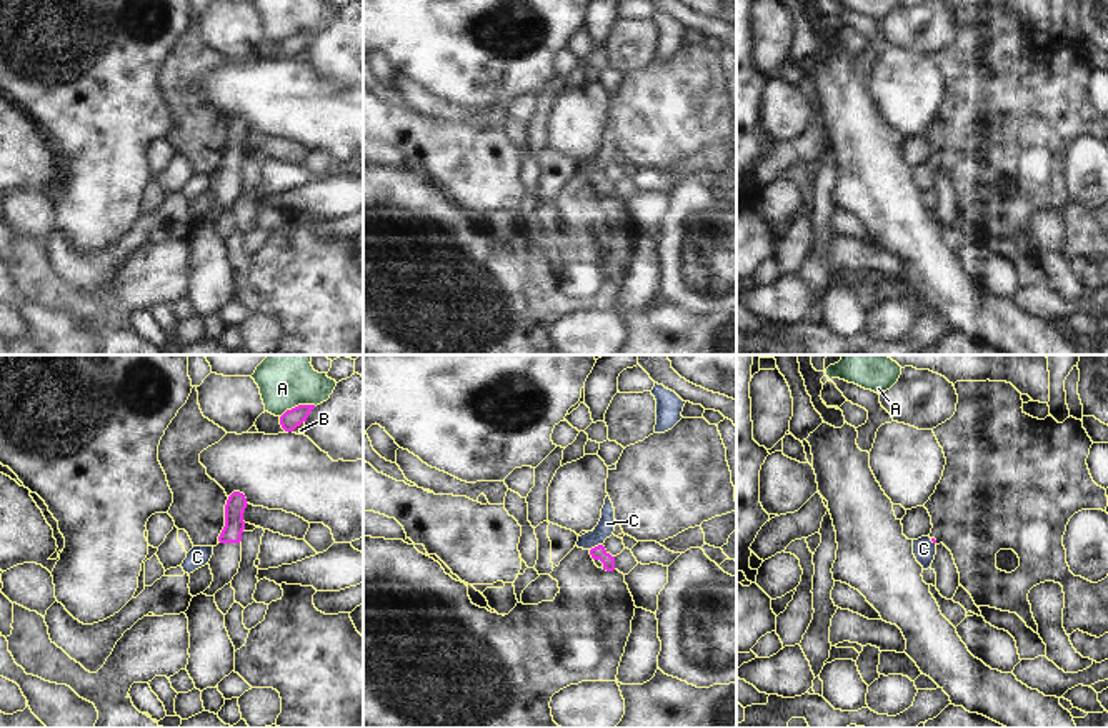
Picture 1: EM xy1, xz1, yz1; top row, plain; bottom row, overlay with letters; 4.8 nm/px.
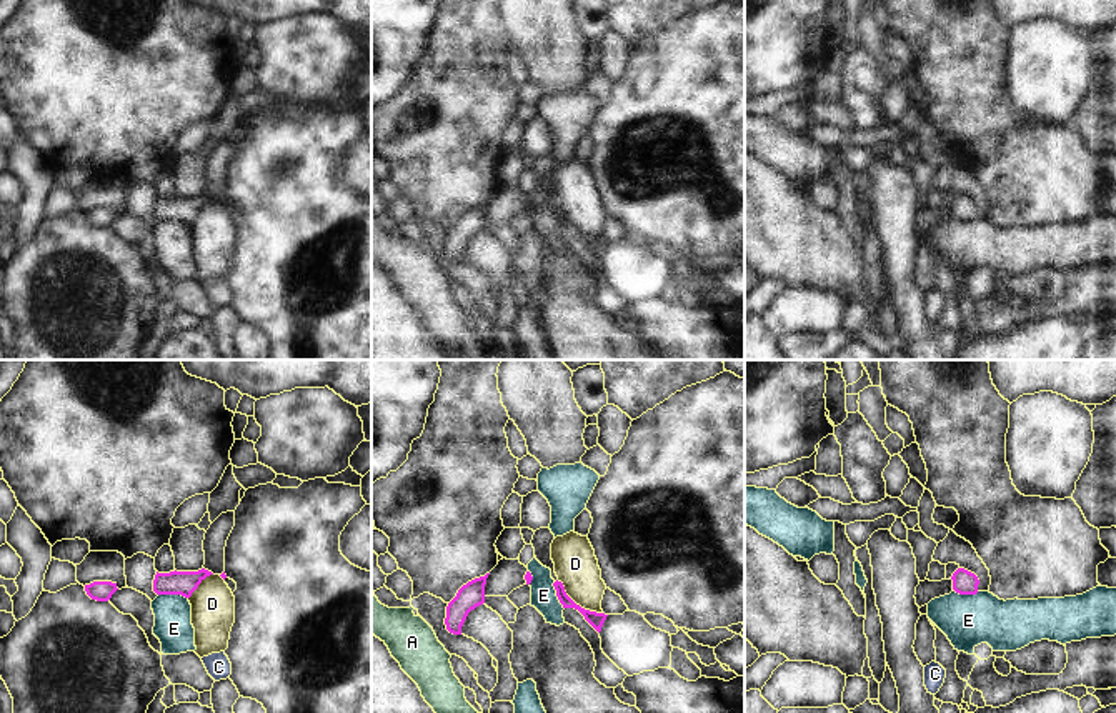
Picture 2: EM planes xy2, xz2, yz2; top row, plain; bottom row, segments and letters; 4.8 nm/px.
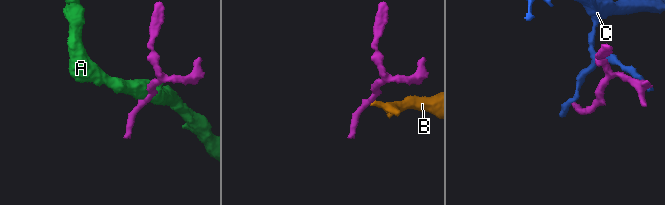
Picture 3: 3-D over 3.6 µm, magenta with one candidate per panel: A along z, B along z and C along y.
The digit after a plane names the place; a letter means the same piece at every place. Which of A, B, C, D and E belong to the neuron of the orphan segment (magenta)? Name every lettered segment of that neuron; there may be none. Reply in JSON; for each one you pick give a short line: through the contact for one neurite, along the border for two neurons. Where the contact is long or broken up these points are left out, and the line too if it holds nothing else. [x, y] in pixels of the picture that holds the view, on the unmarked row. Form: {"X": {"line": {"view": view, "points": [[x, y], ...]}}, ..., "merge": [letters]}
{"merge": []}

